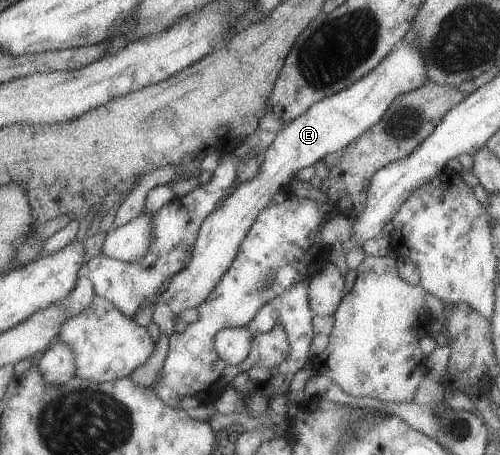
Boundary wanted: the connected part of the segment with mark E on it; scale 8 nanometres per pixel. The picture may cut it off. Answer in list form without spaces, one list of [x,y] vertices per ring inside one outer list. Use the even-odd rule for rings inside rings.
[[[407,37],[407,39],[400,41],[367,75],[352,83],[348,88],[323,98],[316,104],[310,105],[305,110],[305,113],[298,115],[293,121],[285,124],[281,131],[276,132],[275,138],[266,151],[260,153],[260,169],[257,176],[251,181],[236,183],[233,193],[224,198],[217,206],[217,209],[203,220],[197,239],[192,245],[189,263],[170,277],[167,288],[160,293],[161,299],[167,304],[171,313],[178,315],[184,309],[196,308],[207,299],[209,292],[217,285],[218,279],[221,279],[221,276],[227,271],[229,264],[233,261],[238,245],[249,227],[251,227],[257,213],[269,203],[273,194],[279,191],[283,184],[290,182],[291,175],[294,172],[303,169],[303,167],[313,165],[328,153],[345,147],[352,139],[363,134],[374,123],[377,123],[377,120],[383,115],[383,112],[397,95],[421,87],[425,79],[427,77],[424,70],[423,53],[421,47],[419,47],[417,37]]]

